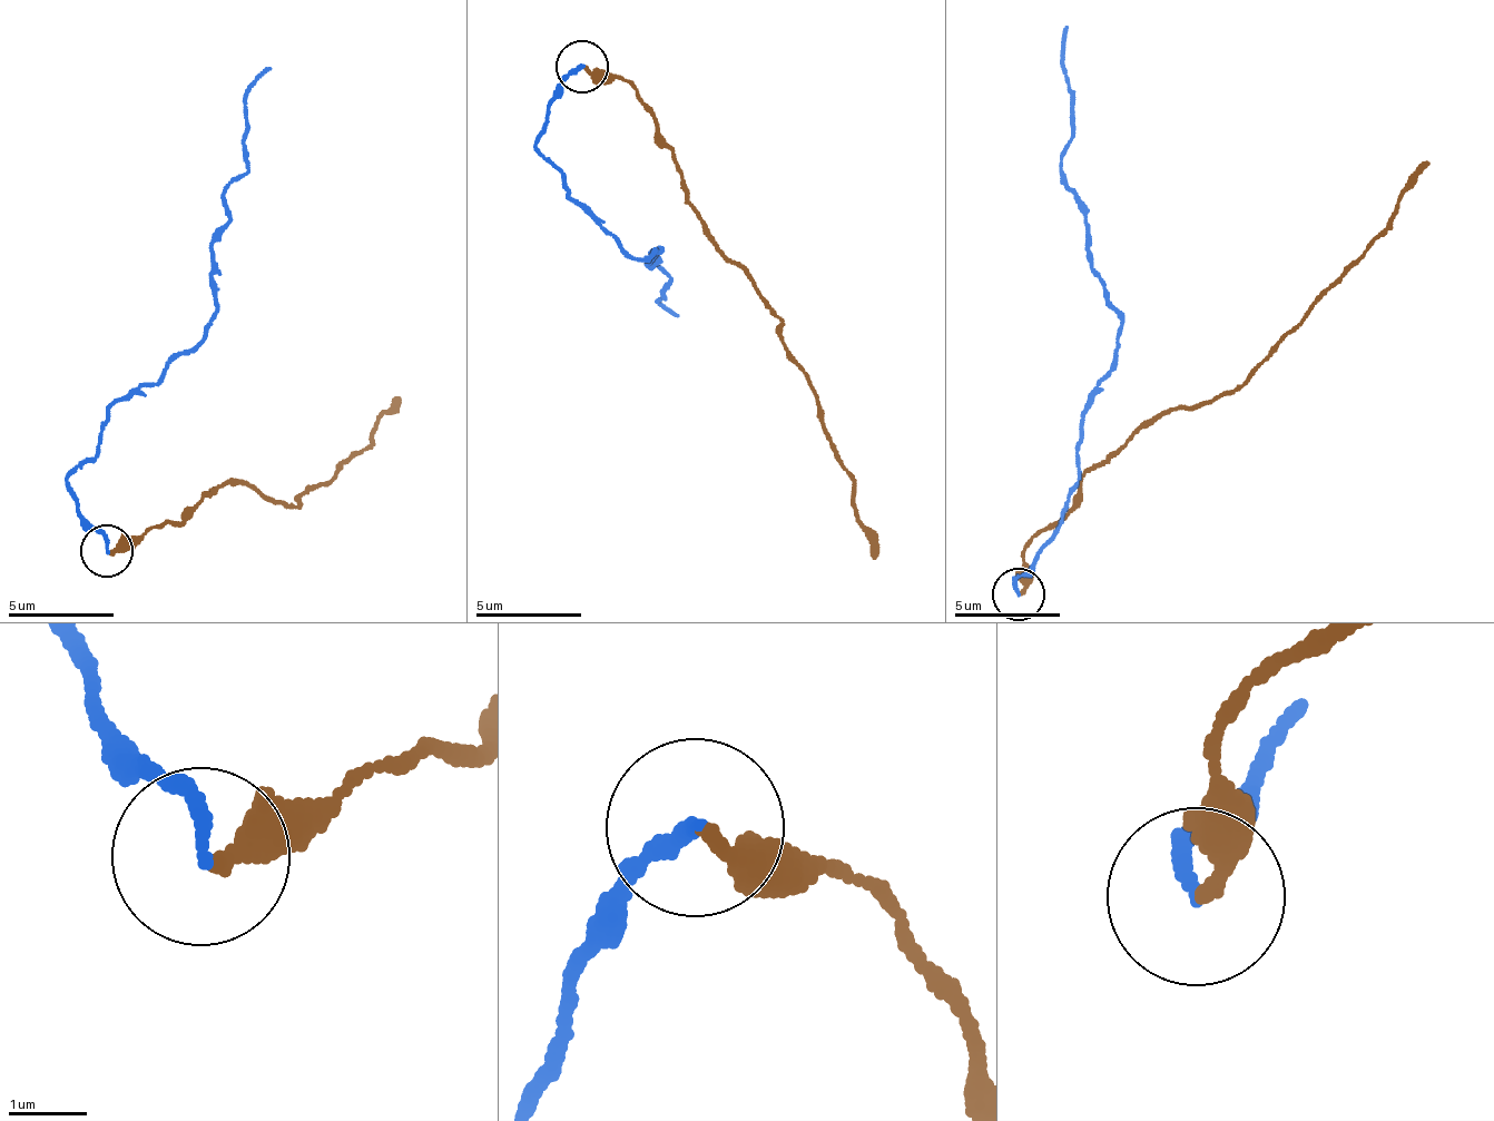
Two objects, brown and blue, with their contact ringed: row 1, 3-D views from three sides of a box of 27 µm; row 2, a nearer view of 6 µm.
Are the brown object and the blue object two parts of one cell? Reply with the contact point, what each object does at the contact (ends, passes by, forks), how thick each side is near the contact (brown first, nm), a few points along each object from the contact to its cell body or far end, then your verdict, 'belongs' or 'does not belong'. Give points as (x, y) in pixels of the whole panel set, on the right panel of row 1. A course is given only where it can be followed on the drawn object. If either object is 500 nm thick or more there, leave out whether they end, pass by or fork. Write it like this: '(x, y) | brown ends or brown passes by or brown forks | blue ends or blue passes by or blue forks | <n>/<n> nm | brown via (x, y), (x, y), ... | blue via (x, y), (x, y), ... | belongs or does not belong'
(1019, 593) | brown ends | blue ends | 240/180 nm | brown via (1018, 595), (1023, 547), (1064, 517), (1094, 466), (1162, 416), (1250, 379), (1428, 159) | blue via (1018, 595), (1079, 479), (1081, 431), (1123, 326), (1089, 267), (1089, 224), (1060, 163), (1072, 137), (1065, 25) | does not belong

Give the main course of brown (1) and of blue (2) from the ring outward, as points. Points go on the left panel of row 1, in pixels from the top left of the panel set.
1: (108, 551), (128, 550), (155, 524), (182, 522), (209, 495), (238, 483), (296, 503), (366, 448), (395, 395)
2: (108, 551), (70, 472), (105, 412), (214, 313), (246, 89), (272, 67)

